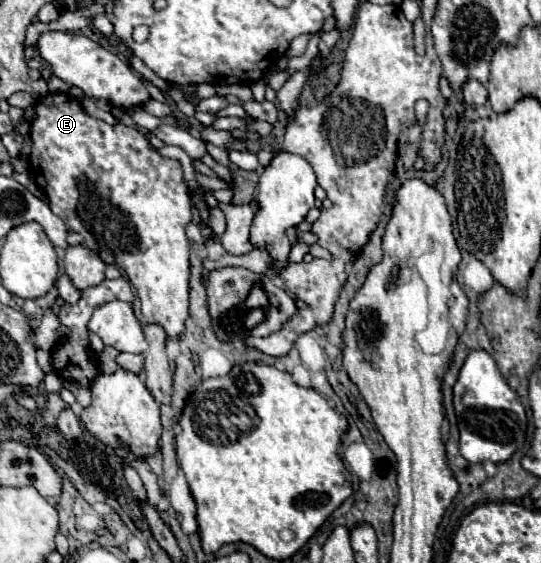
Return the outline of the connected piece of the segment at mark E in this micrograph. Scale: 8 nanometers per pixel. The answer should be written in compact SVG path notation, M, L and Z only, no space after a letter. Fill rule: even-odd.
M47 94L45 98L41 98L35 104L35 110L37 112L35 112L35 118L31 122L33 152L29 156L29 162L31 162L31 172L33 172L39 188L45 190L45 194L47 194L47 198L51 202L51 210L65 222L67 230L73 230L73 232L81 234L87 248L97 252L101 256L101 260L105 260L105 264L117 266L123 272L123 276L131 282L131 286L135 288L135 298L139 302L139 312L135 312L139 322L159 324L169 338L181 336L183 330L185 330L185 320L189 316L189 276L191 276L191 270L189 270L189 240L185 236L185 226L191 222L191 194L189 194L187 182L183 178L181 164L177 160L173 160L173 158L165 158L165 156L157 154L149 146L145 136L141 132L137 132L135 128L129 128L129 126L123 126L123 124L111 126L111 124L107 124L103 120L97 120L97 118L89 116L83 110L81 102L77 104L73 100L73 96L69 96L69 94Z

